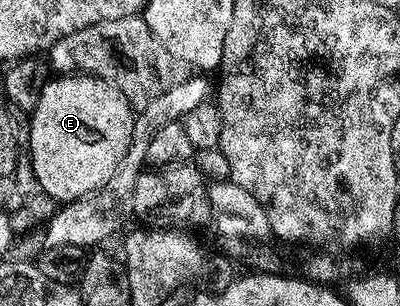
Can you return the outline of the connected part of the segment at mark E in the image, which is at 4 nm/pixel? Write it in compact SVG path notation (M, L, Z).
M61 74L50 79L42 93L38 104L33 109L29 120L29 136L27 132L27 160L33 163L33 176L37 184L56 202L77 200L81 196L91 194L99 186L115 174L115 166L123 162L123 154L134 147L133 118L135 109L129 105L127 98L115 86L103 82L94 76L80 74Z

